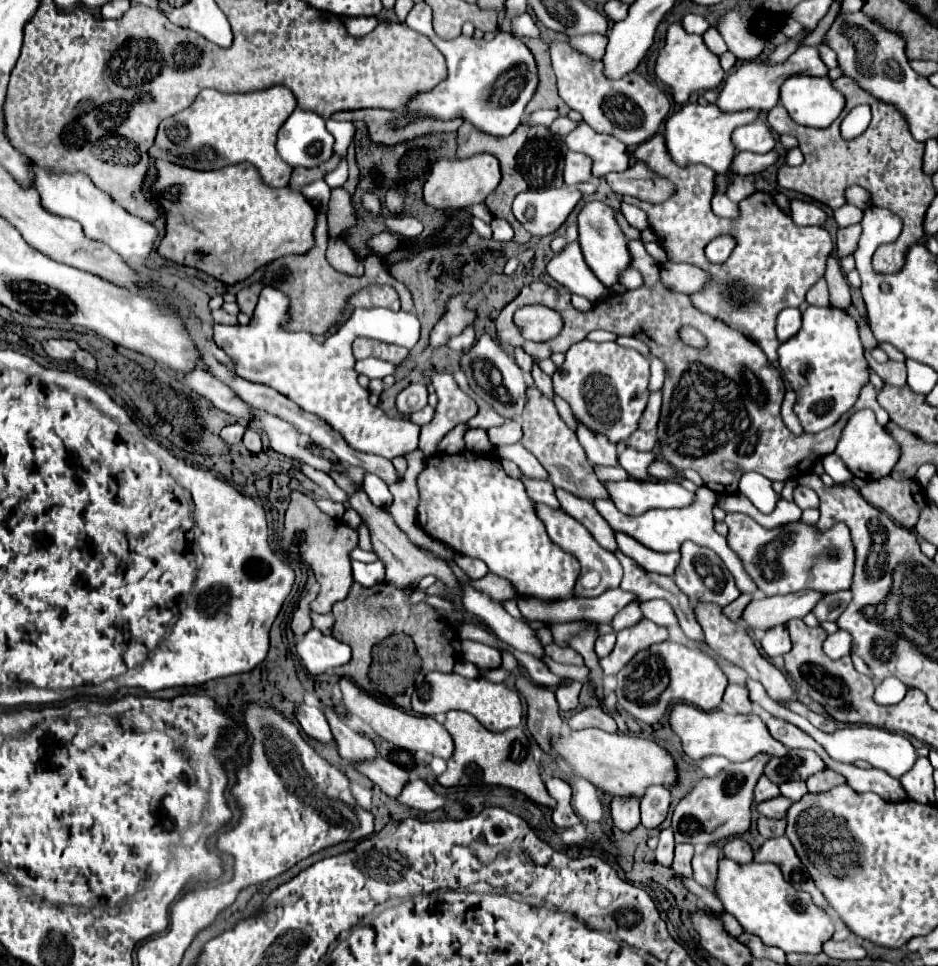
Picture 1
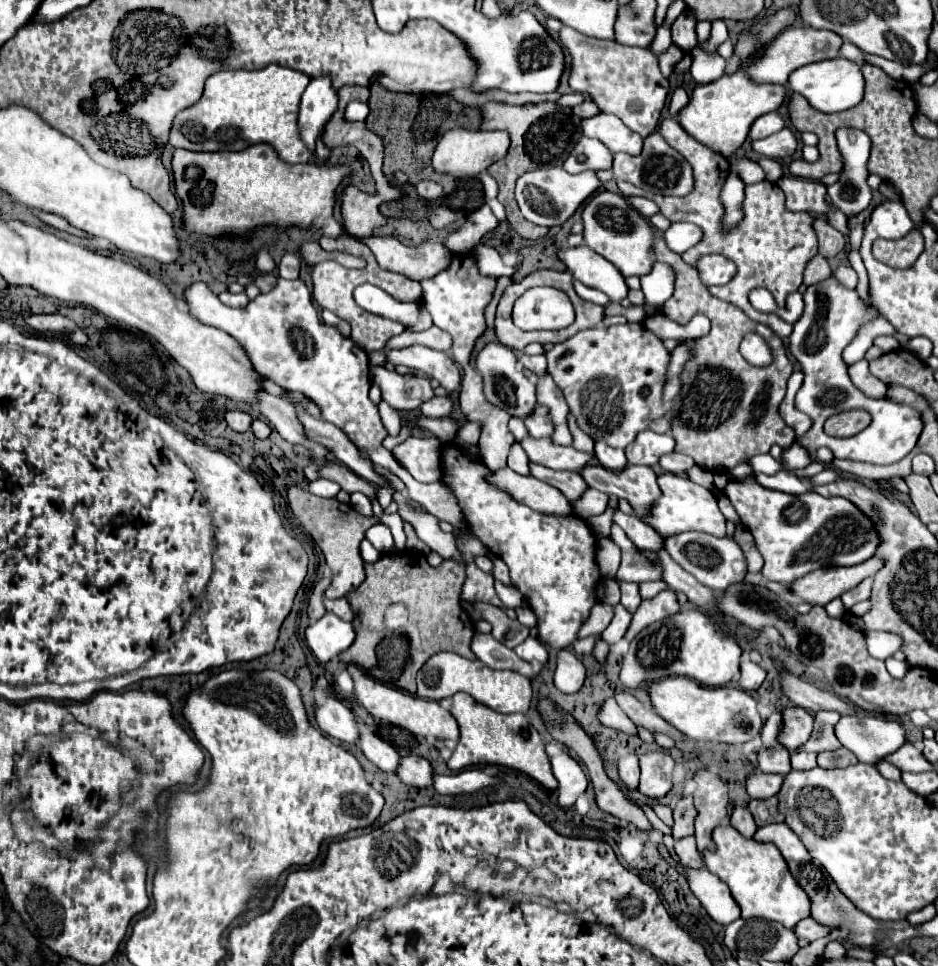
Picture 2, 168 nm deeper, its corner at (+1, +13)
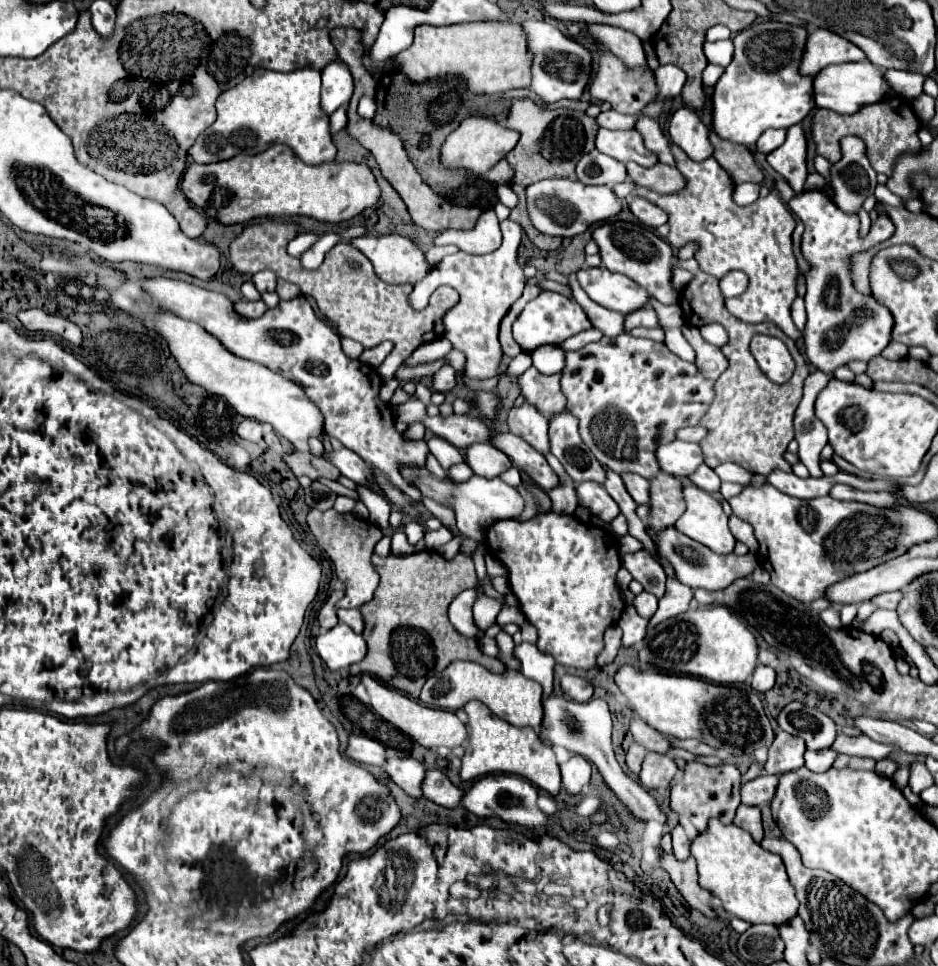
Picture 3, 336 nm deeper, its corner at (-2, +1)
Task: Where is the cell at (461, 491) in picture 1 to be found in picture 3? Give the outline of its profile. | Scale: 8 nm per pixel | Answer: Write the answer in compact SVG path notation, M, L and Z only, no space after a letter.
M553 511L537 513L529 521L505 519L497 521L487 531L487 543L493 553L507 569L511 591L515 593L519 607L527 621L537 629L537 649L551 655L559 665L575 669L593 669L597 655L603 651L603 633L609 625L617 623L625 603L617 587L617 571L621 567L619 543L615 535L603 527L579 521L575 515L559 515Z

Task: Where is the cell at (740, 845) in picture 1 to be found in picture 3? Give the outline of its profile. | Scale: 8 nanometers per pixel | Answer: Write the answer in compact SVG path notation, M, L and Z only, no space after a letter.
M739 805L733 823L735 823L737 827L749 831L751 837L753 837L757 843L763 839L763 827L761 827L761 811L759 811L759 807Z

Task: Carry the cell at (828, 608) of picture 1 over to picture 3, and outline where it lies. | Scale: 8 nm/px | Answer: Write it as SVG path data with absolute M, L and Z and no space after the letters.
M893 591L893 593L881 593L881 595L877 595L877 597L873 597L873 601L881 609L897 609L901 597L903 597L903 591Z

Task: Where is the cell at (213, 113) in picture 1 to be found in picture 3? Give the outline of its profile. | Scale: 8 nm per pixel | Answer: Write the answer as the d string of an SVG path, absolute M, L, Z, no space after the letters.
M305 67L289 73L255 69L235 89L219 95L217 121L197 137L189 155L195 163L217 163L239 153L255 155L273 143L289 145L309 165L335 159L331 121L321 109L321 73L317 69Z

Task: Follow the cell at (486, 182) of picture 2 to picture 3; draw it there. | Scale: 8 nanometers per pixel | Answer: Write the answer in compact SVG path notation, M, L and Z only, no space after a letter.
M499 185L497 187L497 197L499 197L499 201L503 205L507 205L511 209L517 205L517 195L515 195L515 191L509 185Z

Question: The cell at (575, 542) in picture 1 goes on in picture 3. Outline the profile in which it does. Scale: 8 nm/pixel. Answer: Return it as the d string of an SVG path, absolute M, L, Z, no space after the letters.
M399 465L399 471L407 481L411 481L421 491L423 497L429 497L441 505L451 505L451 509L455 511L457 529L467 539L477 539L477 541L485 539L489 525L493 525L495 521L513 519L513 517L521 515L521 511L523 511L523 501L521 501L521 495L517 493L517 489L503 483L499 477L485 479L481 475L473 475L471 479L467 479L463 483L455 483L449 475L443 477L443 481L439 481L439 477L431 477L427 473L427 469L423 469L423 465Z

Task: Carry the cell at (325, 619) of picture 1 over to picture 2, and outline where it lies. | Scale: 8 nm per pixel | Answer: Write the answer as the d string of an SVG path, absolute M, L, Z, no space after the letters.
M324 599L324 607L326 607L326 611L338 615L342 621L352 623L354 615L352 615L352 609L350 609L346 599Z

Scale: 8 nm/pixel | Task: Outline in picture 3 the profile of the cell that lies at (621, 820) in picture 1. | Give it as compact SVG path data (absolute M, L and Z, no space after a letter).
M631 743L629 751L627 751L627 767L631 769L631 773L635 773L635 775L639 773L645 755L647 755L647 749L645 749L643 745L639 745L639 743Z

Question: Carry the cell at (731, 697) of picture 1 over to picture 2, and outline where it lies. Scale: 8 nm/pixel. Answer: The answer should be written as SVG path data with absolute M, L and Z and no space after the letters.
M744 659L740 663L740 679L738 679L740 689L754 693L764 679L766 679L766 671L760 669L756 663L752 663L750 659Z

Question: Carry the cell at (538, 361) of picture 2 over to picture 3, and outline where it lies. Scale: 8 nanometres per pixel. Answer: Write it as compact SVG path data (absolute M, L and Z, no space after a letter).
M529 367L517 379L517 383L519 383L521 395L525 397L525 401L535 405L539 413L543 413L543 417L553 419L555 415L565 411L567 399L563 397L559 375L543 375L535 367Z

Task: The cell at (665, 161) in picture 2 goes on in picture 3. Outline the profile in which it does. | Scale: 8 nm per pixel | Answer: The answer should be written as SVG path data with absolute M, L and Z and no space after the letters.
M627 163L627 175L637 185L643 185L657 193L675 193L685 187L683 183L685 179L677 171L677 167L669 167L663 163L657 163L653 167L641 167L637 163Z

